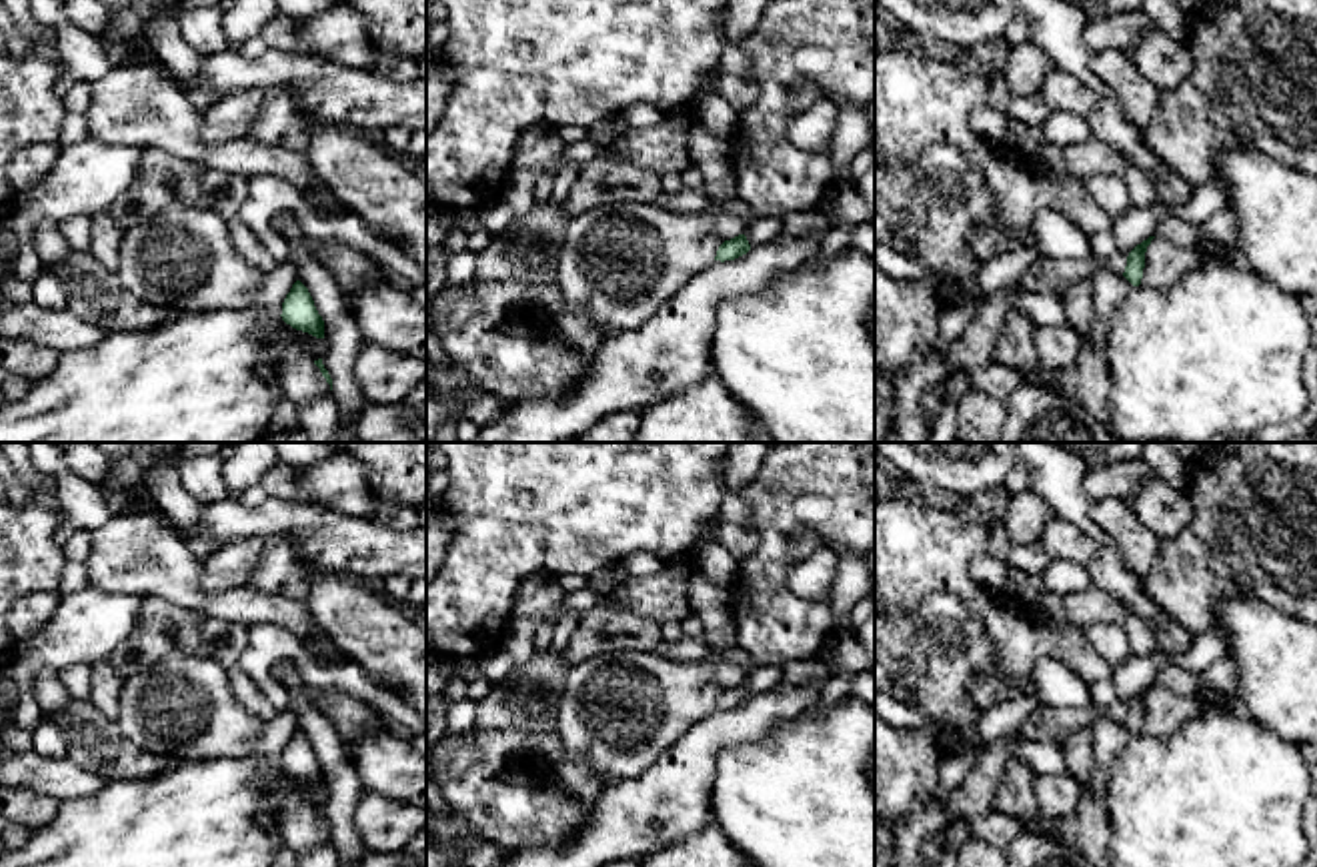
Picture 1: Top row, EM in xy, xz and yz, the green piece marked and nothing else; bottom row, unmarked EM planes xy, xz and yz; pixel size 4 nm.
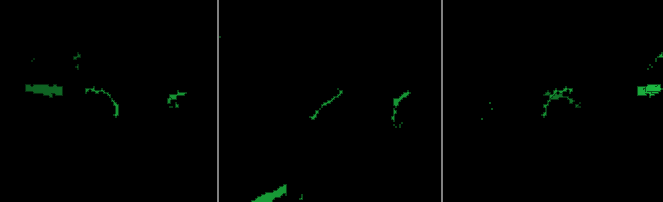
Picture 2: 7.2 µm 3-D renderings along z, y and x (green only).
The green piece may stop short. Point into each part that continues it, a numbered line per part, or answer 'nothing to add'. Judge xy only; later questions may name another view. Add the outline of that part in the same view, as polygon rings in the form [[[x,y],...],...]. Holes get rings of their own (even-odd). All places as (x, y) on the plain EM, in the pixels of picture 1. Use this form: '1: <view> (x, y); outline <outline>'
nothing to add

